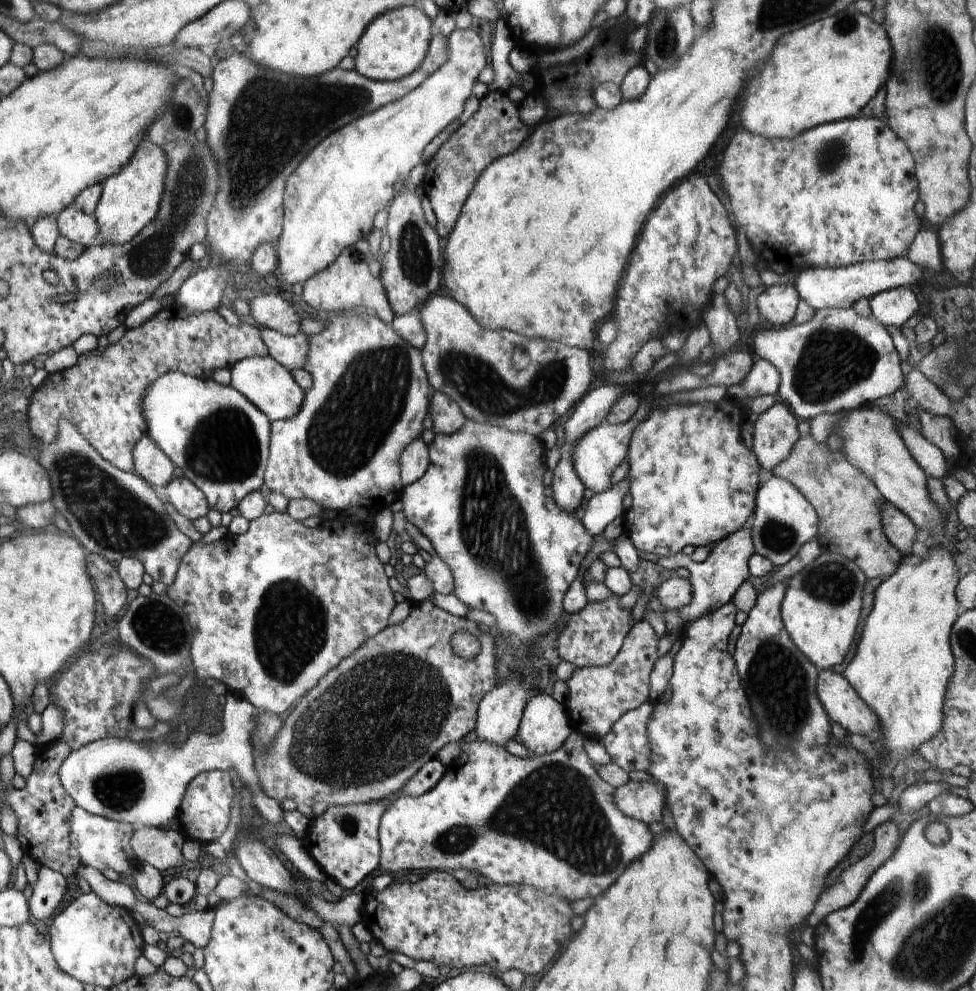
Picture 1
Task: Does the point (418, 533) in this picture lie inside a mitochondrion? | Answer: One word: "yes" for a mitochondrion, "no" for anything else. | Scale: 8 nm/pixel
no

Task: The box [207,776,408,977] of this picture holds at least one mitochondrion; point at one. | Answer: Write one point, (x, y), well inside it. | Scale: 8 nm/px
(347, 822)

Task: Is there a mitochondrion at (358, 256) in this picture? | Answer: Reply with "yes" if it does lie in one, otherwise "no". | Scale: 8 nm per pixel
yes

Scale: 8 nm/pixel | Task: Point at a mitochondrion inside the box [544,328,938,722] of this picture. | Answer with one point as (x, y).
(833, 583)

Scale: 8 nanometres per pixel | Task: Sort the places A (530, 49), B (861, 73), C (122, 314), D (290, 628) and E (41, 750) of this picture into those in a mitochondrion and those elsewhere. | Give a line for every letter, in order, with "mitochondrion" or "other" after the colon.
A: other
B: other
C: other
D: mitochondrion
E: other

